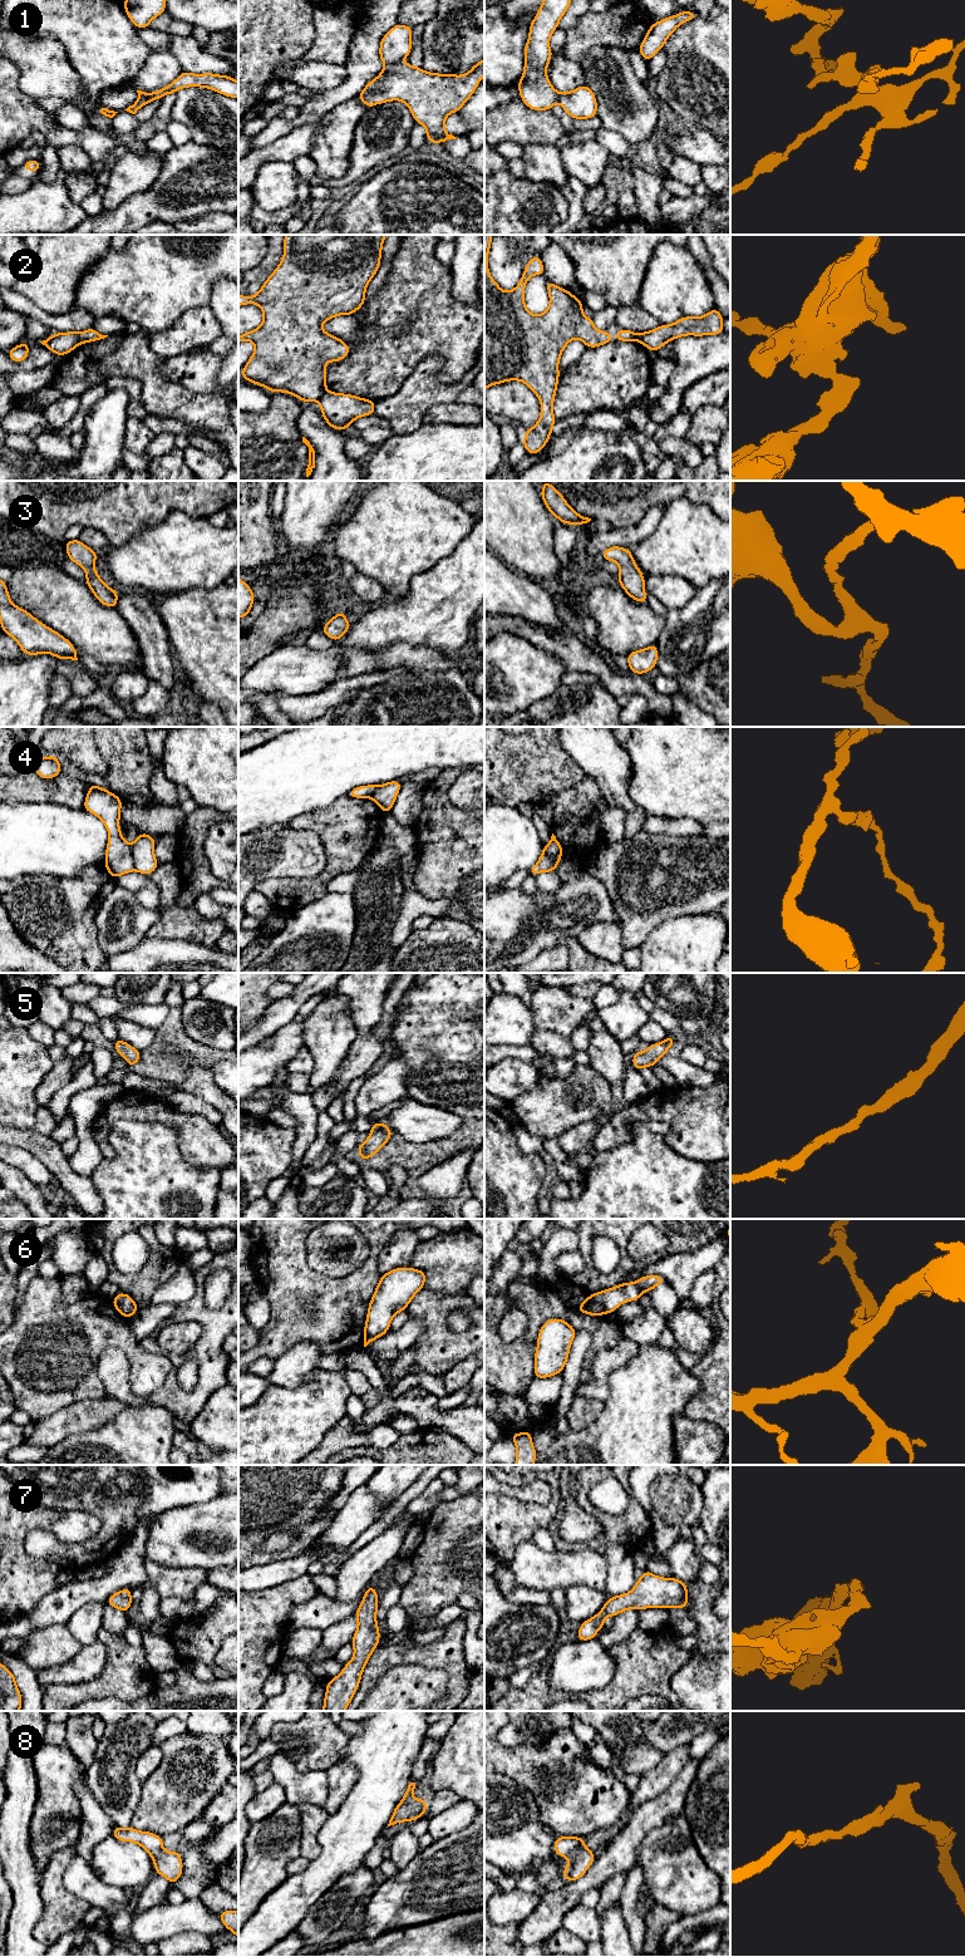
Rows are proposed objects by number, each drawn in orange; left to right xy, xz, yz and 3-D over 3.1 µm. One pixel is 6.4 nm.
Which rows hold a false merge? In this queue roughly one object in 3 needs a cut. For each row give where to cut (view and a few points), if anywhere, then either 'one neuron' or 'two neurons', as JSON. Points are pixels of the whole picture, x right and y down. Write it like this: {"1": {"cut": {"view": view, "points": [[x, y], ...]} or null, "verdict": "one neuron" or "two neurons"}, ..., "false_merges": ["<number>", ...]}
{"1": {"cut": {"view": "xz", "points": [[398, 60], [385, 65]]}, "verdict": "two neurons"}, "2": {"cut": {"view": "xy", "points": [[77, 333], [77, 342], [79, 344]]}, "verdict": "two neurons"}, "3": {"cut": null, "verdict": "one neuron"}, "4": {"cut": {"view": "xy", "points": [[129, 845], [136, 869]]}, "verdict": "two neurons"}, "5": {"cut": null, "verdict": "one neuron"}, "6": {"cut": null, "verdict": "one neuron"}, "7": {"cut": null, "verdict": "one neuron"}, "8": {"cut": null, "verdict": "one neuron"}, "false_merges": ["1", "2", "4"]}

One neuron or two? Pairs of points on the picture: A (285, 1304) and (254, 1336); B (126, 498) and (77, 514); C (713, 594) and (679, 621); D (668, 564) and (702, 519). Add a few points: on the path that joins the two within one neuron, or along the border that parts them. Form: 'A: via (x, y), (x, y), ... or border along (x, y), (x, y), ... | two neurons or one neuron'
A: border along (261, 1333), (261, 1337), (251, 1348) | two neurons
B: via (113, 498), (94, 498), (89, 501) | one neuron
C: via (704, 603), (688, 619) | one neuron
D: via (673, 552), (689, 536), (692, 530) | one neuron

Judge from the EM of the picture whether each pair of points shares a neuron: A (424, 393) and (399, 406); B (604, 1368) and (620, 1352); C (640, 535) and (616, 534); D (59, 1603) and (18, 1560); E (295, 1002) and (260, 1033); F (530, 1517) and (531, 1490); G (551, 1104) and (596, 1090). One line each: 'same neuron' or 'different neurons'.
A: same neuron
B: same neuron
C: same neuron
D: different neurons
E: same neuron
F: different neurons
G: same neuron

